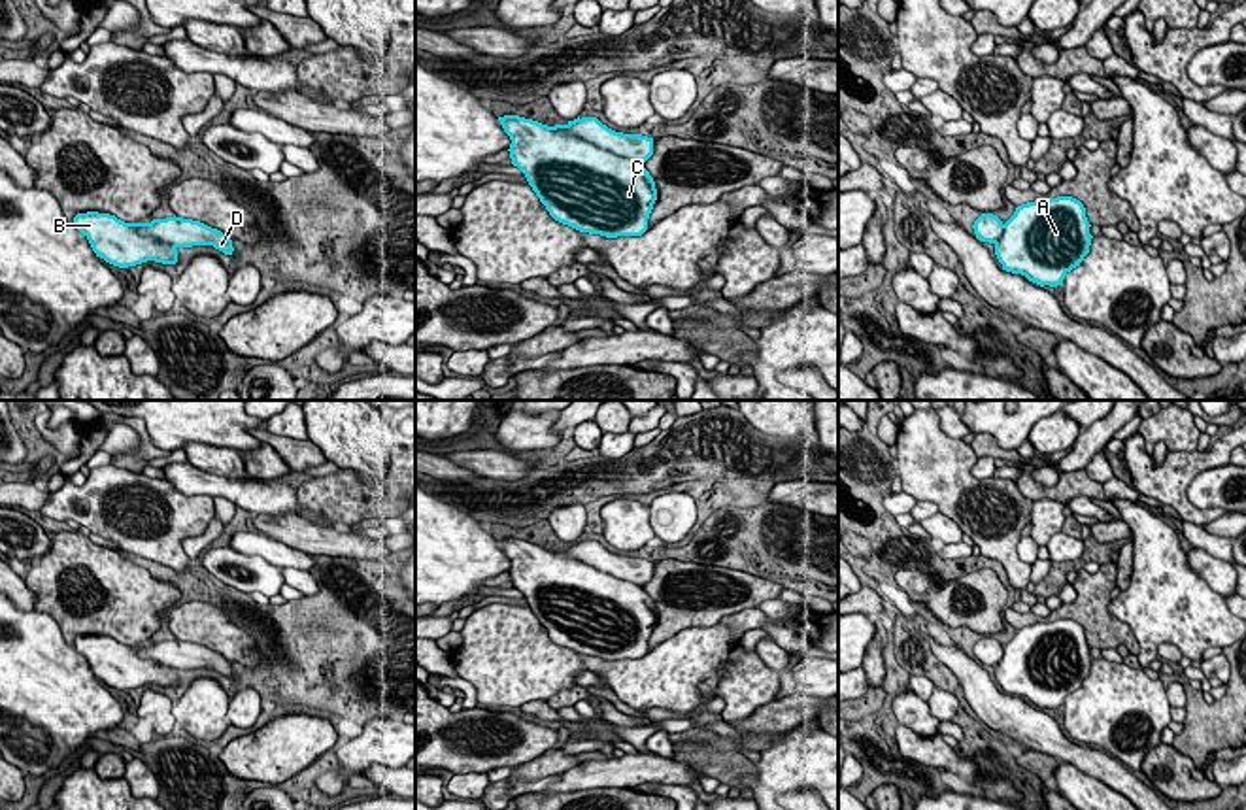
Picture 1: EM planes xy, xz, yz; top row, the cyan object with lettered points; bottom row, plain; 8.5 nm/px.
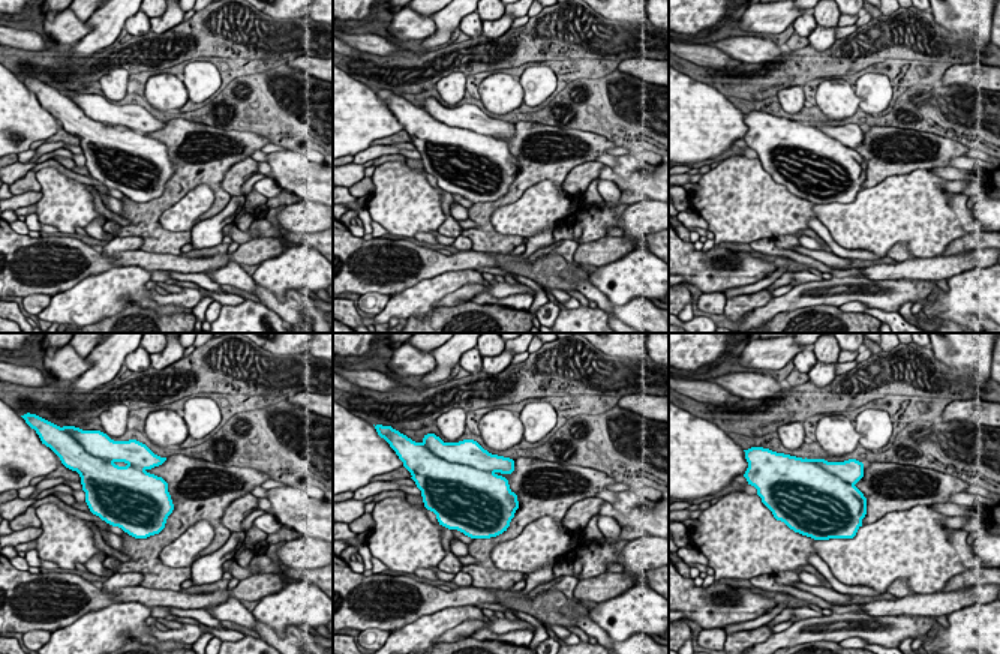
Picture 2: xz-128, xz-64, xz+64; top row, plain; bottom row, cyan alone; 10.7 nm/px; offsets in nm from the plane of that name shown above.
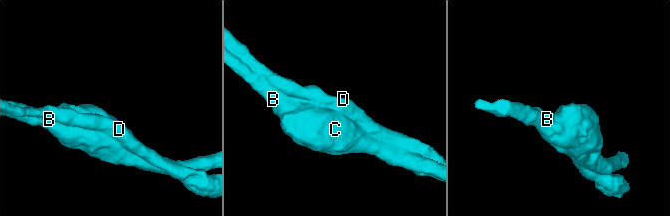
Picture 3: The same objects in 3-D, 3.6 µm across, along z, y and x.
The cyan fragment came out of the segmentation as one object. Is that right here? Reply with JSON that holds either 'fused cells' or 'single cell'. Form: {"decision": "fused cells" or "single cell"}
{"decision": "single cell"}

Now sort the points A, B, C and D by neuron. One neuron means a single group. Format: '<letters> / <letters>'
A B C D

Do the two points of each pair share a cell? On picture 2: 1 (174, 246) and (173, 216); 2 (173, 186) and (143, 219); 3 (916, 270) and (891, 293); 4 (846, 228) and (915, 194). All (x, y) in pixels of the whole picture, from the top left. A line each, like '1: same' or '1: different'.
1: different
2: same
3: different
4: same

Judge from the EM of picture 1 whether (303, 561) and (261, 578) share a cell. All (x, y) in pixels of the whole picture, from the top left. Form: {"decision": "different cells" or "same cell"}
{"decision": "same cell"}

